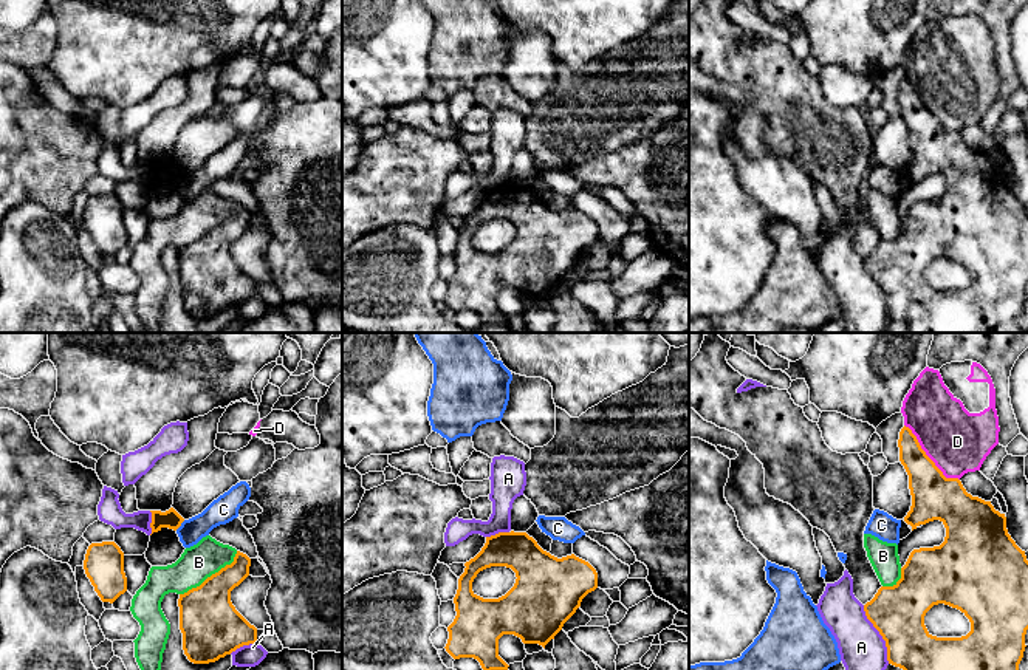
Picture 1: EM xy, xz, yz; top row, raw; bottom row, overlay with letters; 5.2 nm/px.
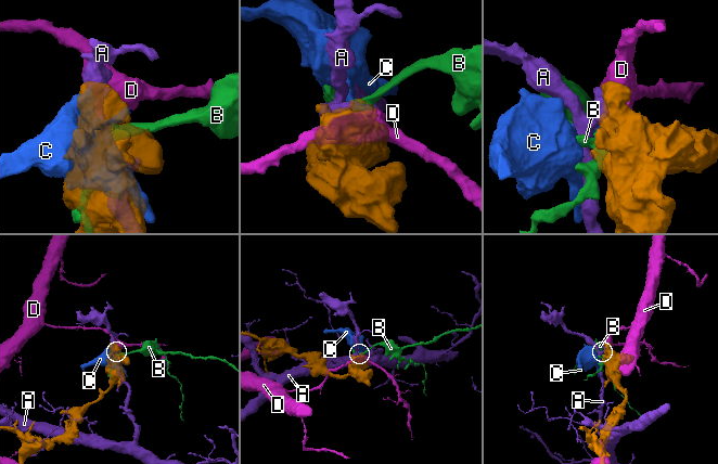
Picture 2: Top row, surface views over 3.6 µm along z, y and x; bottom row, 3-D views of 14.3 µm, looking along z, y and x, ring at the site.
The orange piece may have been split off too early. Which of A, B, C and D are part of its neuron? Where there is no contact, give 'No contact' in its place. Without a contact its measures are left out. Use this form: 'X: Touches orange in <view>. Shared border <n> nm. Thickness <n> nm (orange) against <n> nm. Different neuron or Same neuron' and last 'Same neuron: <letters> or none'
A: Touches orange in yz. Shared border 340 nm. Thickness 280 nm (orange) against 240 nm. Different neuron
B: Touches orange in xy. Shared border 380 nm. Thickness 300 nm (orange) against 190 nm. Different neuron
C: Touches orange in xy. Shared border 80 nm. Thickness 100 nm (orange) against 140 nm. Different neuron
D: Touches orange in yz. Shared border 400 nm. Thickness 240 nm (orange) against 320 nm. Different neuron
Same neuron: none

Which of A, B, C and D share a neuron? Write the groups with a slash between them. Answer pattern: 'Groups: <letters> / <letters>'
Groups: A / B / C / D

